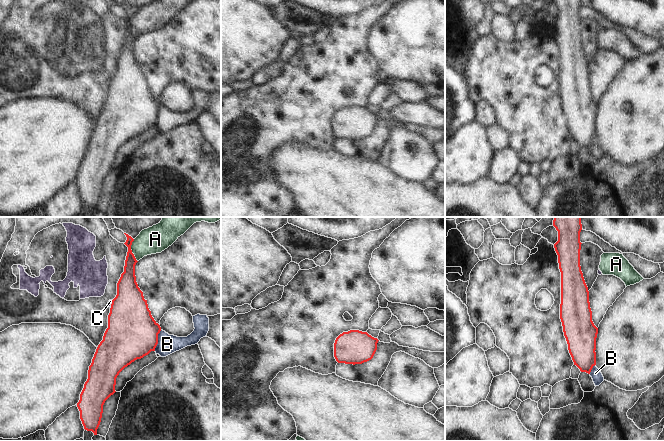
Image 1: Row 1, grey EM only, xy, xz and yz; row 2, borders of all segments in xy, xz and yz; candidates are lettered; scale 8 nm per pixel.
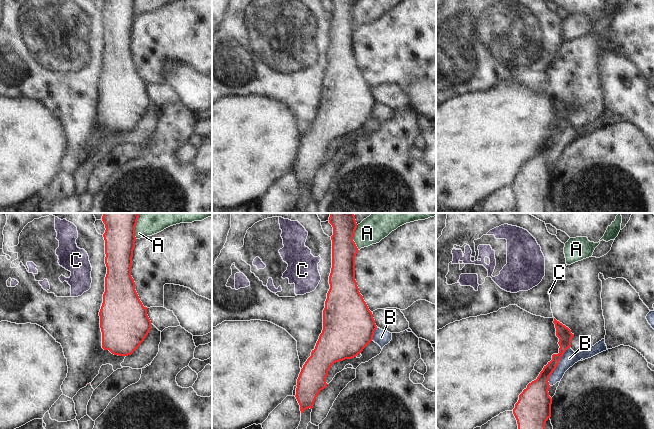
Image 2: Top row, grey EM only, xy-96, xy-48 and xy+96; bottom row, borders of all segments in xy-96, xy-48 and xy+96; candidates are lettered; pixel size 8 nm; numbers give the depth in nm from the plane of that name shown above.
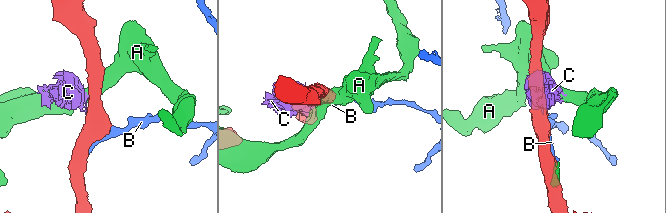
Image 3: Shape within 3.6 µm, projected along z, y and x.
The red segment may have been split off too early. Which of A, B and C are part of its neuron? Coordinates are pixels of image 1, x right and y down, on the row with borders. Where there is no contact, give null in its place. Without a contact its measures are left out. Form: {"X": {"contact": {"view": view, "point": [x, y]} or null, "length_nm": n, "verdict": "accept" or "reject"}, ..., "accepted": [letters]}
{"A": {"contact": {"view": "xy", "point": [131, 250]}, "length_nm": 190, "verdict": "reject"}, "B": {"contact": {"view": "xy", "point": [157, 340]}, "length_nm": 180, "verdict": "reject"}, "C": {"contact": {"view": "xy", "point": [111, 304]}, "length_nm": 70, "verdict": "reject"}, "accepted": []}

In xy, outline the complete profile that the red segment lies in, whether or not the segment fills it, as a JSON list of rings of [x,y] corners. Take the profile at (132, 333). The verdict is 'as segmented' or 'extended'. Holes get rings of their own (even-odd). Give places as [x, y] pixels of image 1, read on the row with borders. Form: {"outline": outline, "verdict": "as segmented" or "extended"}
{"outline": [[[124,234],[127,237],[124,244],[128,247],[124,272],[117,283],[117,295],[112,300],[108,315],[108,328],[96,349],[89,366],[88,379],[77,403],[84,429],[92,431],[94,435],[97,435],[105,401],[116,392],[117,376],[135,360],[143,358],[151,351],[155,351],[158,344],[158,334],[161,331],[160,325],[152,317],[147,300],[144,299],[143,292],[136,282],[135,265],[138,261],[131,250],[134,239],[128,234]]], "verdict": "as segmented"}

